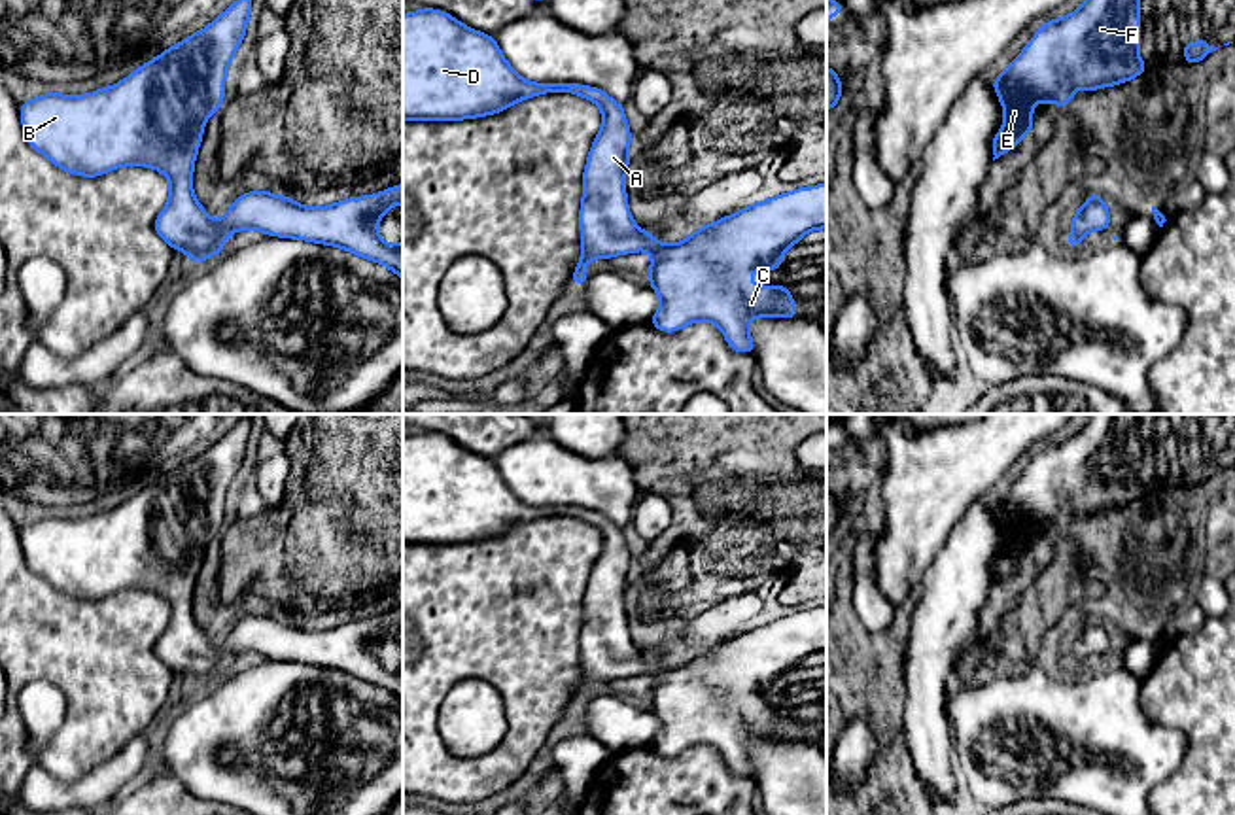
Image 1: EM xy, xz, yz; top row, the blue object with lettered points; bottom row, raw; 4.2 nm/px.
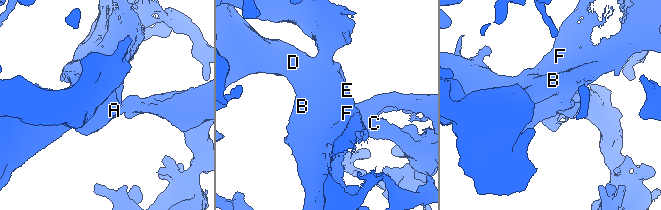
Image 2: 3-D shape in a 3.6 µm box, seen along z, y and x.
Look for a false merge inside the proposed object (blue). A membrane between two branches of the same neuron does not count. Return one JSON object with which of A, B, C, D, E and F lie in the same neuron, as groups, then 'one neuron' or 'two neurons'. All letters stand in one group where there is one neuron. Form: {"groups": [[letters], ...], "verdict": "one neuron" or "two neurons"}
{"groups": [["A", "B", "C", "D", "E", "F"]], "verdict": "one neuron"}

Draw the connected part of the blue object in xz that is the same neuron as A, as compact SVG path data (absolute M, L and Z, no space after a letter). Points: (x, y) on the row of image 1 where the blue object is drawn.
M431 8L403 13L403 121L460 121L499 113L509 106L547 93L573 93L601 110L601 129L590 147L583 174L583 202L579 214L583 253L571 284L586 286L586 265L592 259L647 250L651 253L649 284L660 297L660 308L651 323L673 333L694 321L715 323L728 346L755 354L749 335L751 318L796 318L798 310L789 287L755 287L755 269L781 269L787 248L798 244L809 231L826 229L826 183L781 193L758 204L745 206L732 216L704 225L688 238L662 244L647 234L630 216L626 199L626 170L630 163L632 130L624 104L598 87L583 83L531 83L518 76L503 57L496 40L469 28L450 13Z

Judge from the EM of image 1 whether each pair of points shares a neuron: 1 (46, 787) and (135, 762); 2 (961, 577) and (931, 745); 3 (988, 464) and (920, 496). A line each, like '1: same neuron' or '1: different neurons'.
1: same neuron
2: same neuron
3: same neuron

